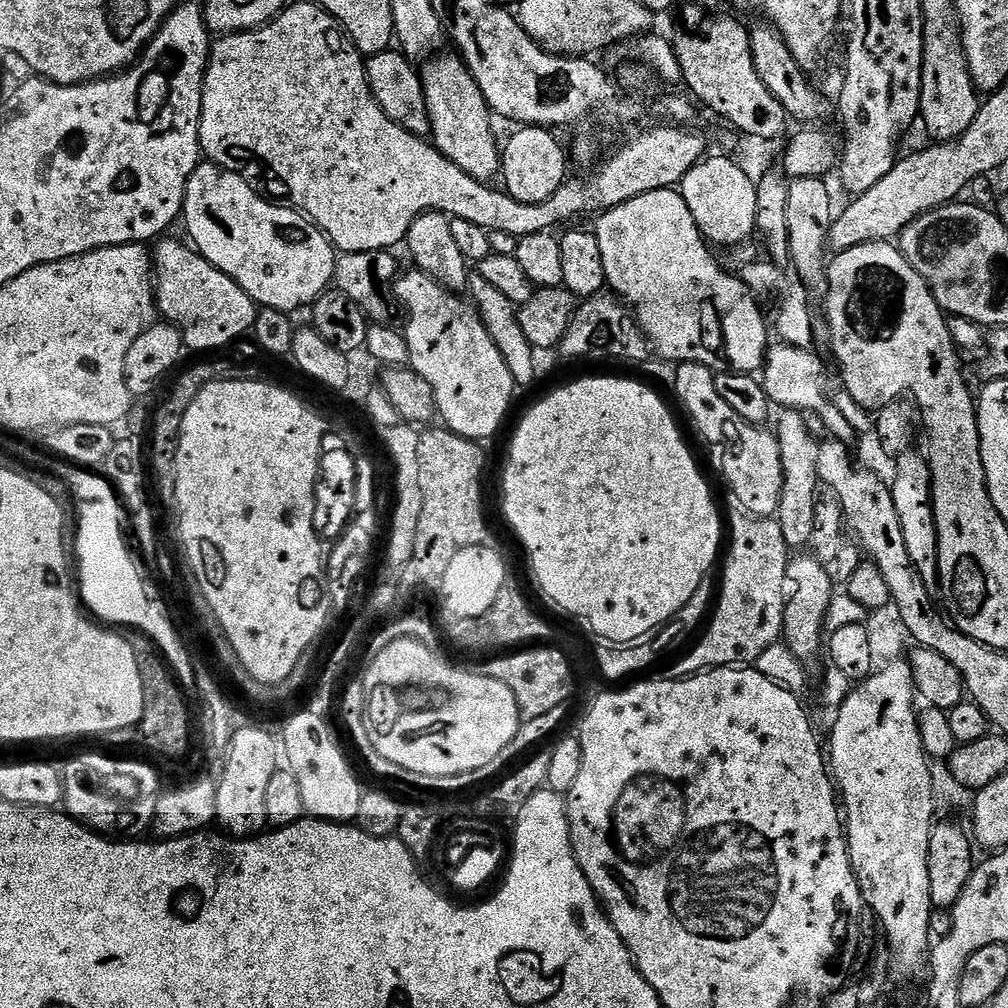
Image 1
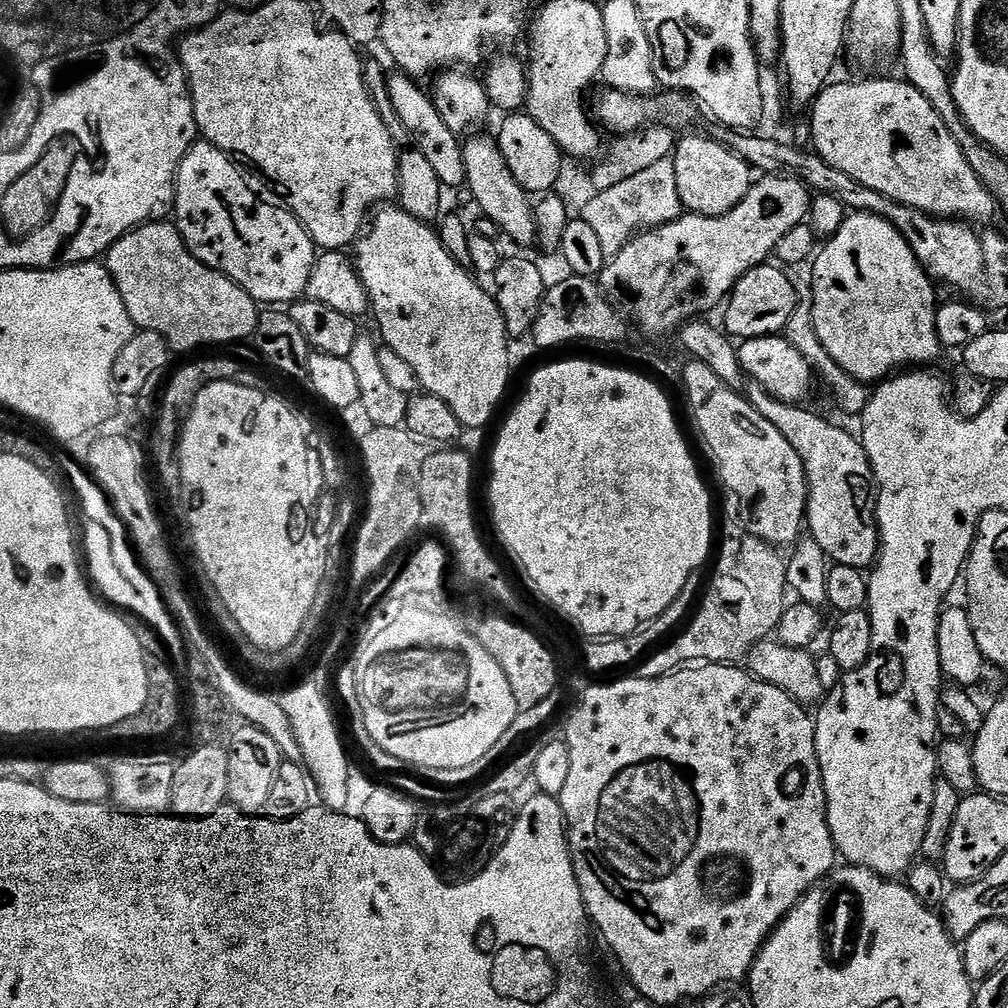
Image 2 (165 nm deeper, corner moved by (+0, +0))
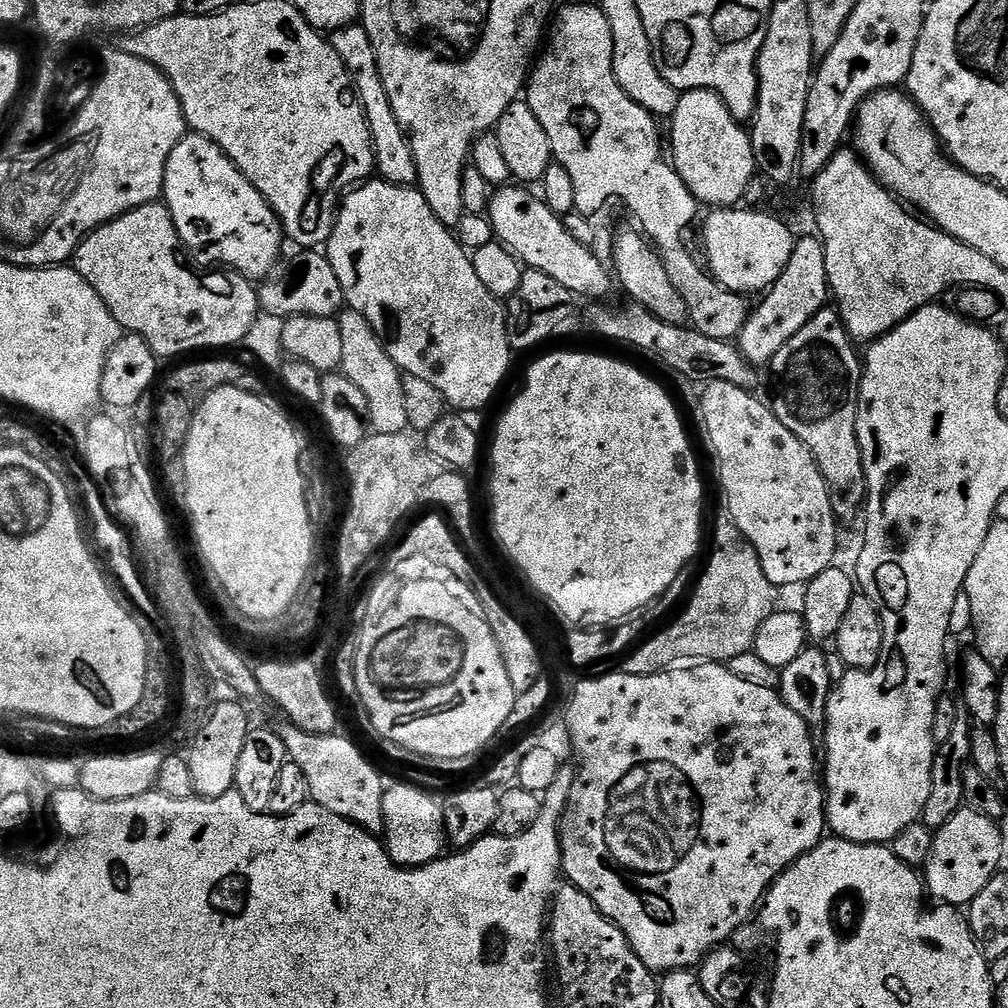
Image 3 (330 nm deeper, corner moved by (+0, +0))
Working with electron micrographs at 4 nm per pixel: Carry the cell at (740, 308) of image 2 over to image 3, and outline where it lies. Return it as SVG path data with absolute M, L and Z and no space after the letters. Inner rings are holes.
M595 3L568 4L562 8L555 13L546 47L539 53L531 69L526 85L526 102L530 110L534 110L534 118L542 122L546 138L550 138L553 161L561 164L566 174L570 174L574 185L575 211L581 216L592 218L595 217L595 212L603 210L607 200L621 200L632 211L633 218L640 223L639 231L660 253L670 283L674 285L674 290L678 290L686 304L688 324L697 332L706 334L706 338L735 341L746 322L750 304L744 301L747 299L741 293L729 292L711 279L702 267L701 261L697 257L696 261L684 245L684 227L695 218L698 201L694 194L690 194L686 182L682 182L676 169L666 159L665 149L664 152L660 149L660 132L656 129L657 117L638 102L634 102L615 80L612 69L611 28L606 14Z

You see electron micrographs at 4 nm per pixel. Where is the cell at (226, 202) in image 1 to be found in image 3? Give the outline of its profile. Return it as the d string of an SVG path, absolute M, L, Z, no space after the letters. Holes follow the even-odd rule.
M185 134L178 146L170 150L170 158L164 171L162 200L170 210L172 221L180 235L180 243L189 253L197 252L209 260L205 260L209 265L223 265L225 269L239 272L253 282L263 282L277 271L281 263L280 247L286 244L286 237L276 211L266 202L266 198L262 198L262 194L258 194L256 187L236 169L235 162L210 138L199 134Z

